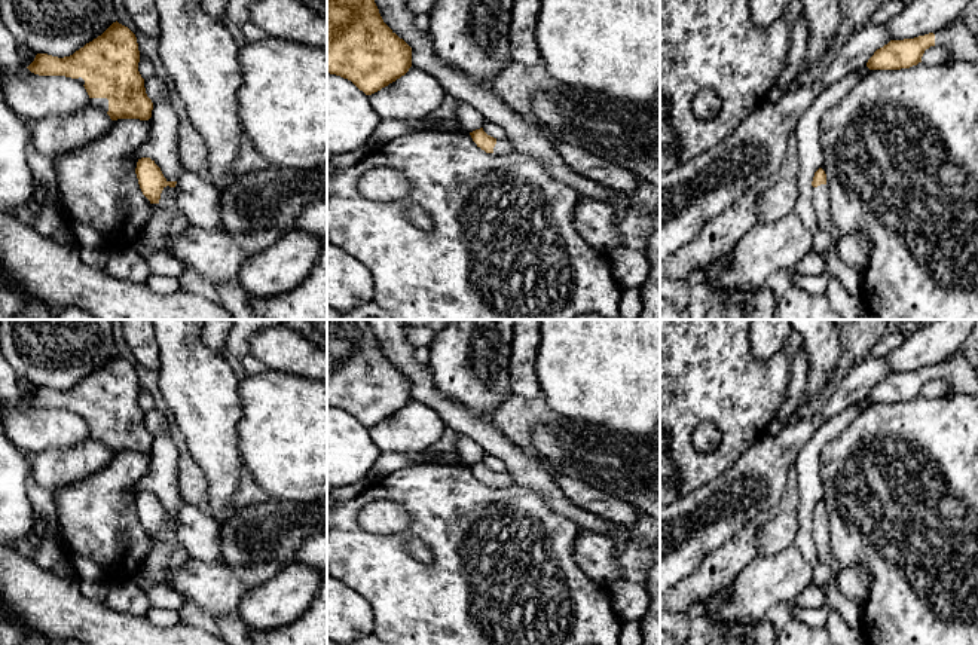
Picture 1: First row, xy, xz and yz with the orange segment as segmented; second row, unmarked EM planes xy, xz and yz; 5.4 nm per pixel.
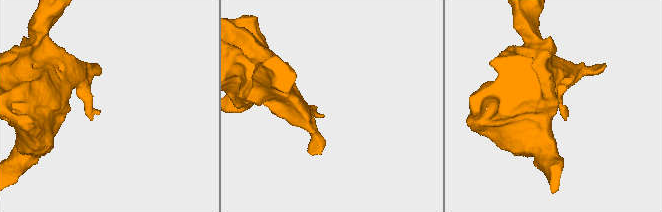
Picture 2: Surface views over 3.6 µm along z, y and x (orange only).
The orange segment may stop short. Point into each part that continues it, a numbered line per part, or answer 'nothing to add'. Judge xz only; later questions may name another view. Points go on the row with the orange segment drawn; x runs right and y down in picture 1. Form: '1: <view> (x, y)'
1: xz (503, 146)

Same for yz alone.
1: yz (956, 37)
2: yz (850, 278)

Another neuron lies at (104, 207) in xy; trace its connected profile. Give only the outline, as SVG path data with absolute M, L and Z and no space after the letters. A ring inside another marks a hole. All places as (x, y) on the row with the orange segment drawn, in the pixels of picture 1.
M150 119L113 122L106 135L52 158L74 244L111 254L134 248L152 218L132 158L150 137Z

